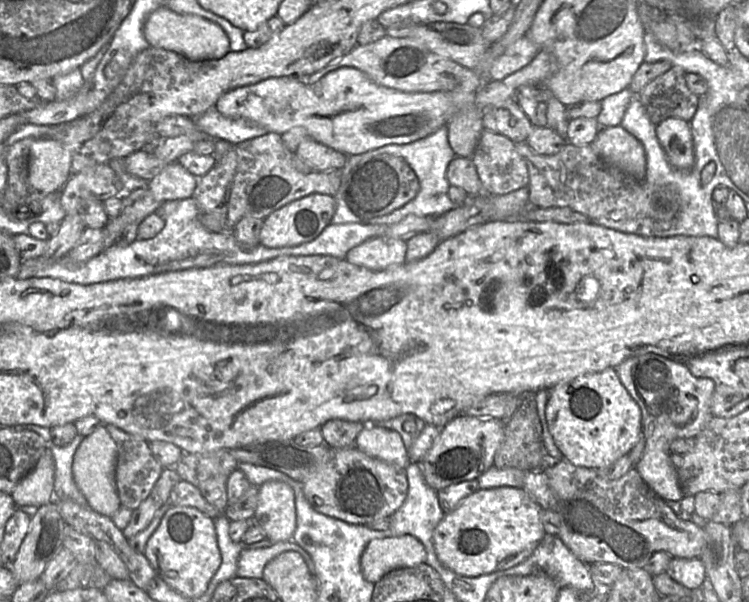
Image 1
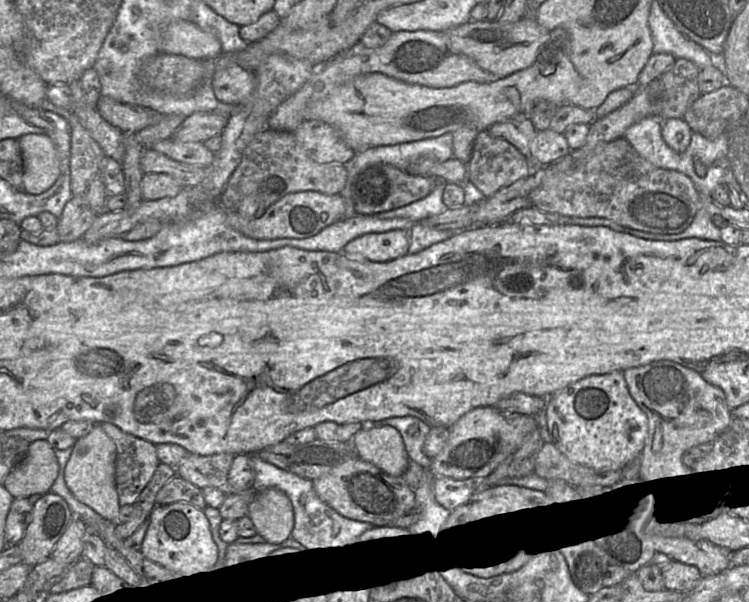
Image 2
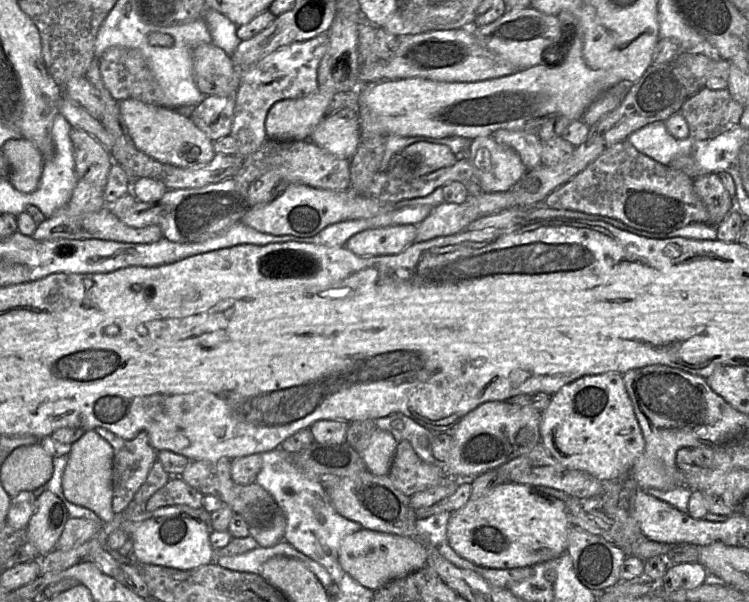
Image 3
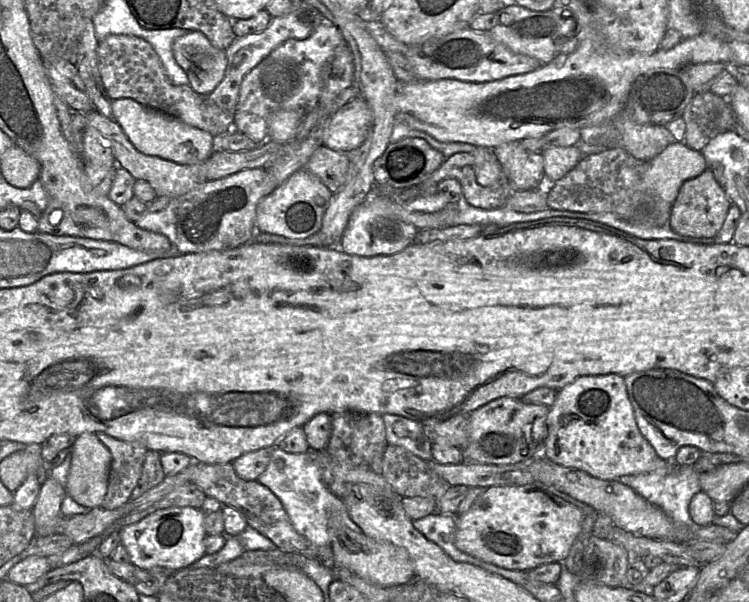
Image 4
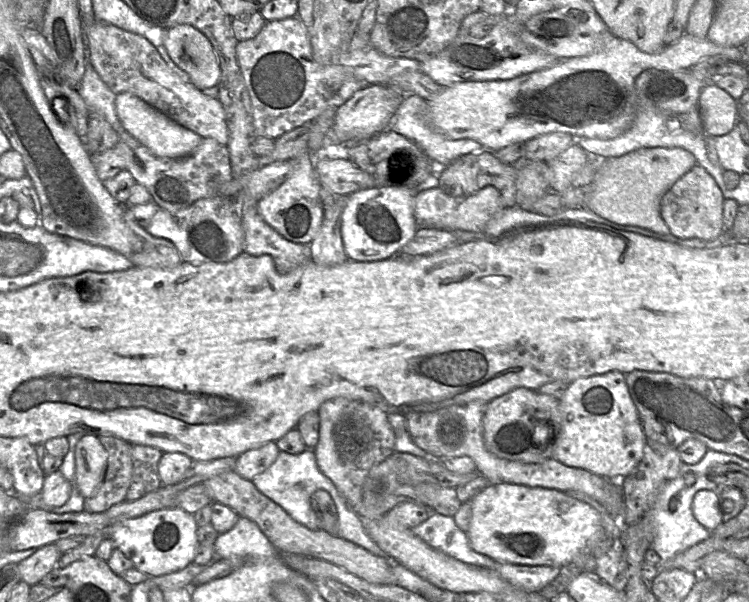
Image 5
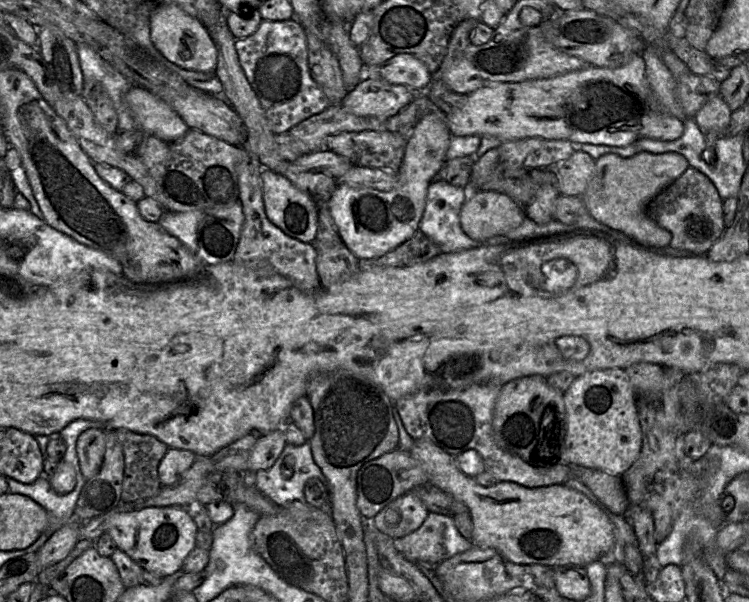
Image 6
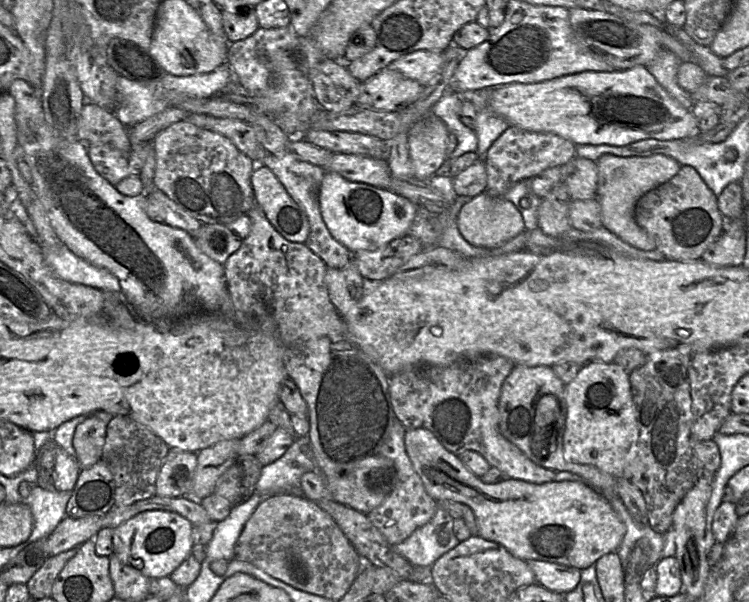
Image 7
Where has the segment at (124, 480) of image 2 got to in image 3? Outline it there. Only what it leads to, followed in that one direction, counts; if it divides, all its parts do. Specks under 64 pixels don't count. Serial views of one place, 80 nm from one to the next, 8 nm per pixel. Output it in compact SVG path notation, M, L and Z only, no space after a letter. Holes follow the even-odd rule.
M102 427L94 430L107 440L114 450L112 510L120 513L127 508L146 480L157 460L157 451L151 445L146 432L139 433L133 439L123 439Z

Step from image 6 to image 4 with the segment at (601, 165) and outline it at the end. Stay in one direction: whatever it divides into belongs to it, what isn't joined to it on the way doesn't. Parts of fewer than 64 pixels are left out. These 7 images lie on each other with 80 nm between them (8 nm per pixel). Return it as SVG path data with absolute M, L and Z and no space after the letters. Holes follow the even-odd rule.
M675 141L647 161L646 181L656 197L671 206L682 184L706 170L700 151Z

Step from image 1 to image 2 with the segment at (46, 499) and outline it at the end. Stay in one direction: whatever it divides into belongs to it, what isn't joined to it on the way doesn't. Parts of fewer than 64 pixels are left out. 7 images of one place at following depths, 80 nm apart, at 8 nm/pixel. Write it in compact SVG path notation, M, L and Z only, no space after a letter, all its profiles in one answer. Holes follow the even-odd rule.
M35 440L30 443L25 457L9 472L3 486L13 498L43 495L50 492L58 469L51 445L47 440Z

